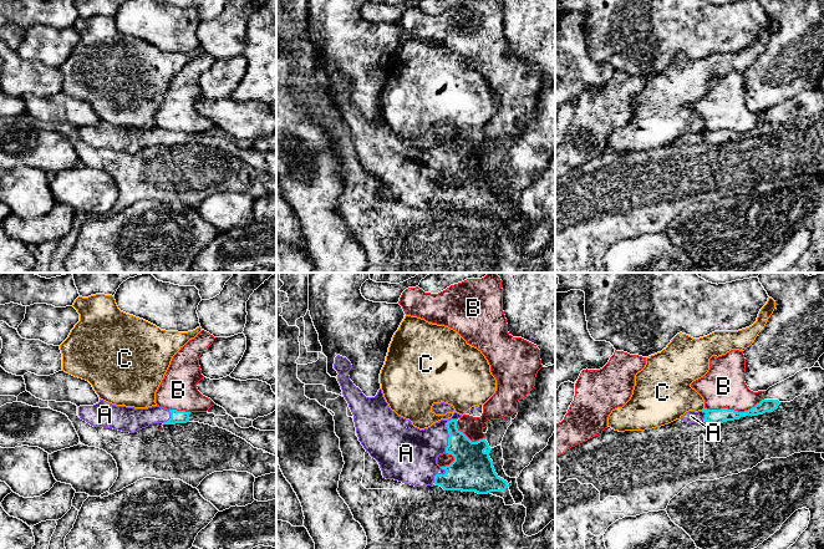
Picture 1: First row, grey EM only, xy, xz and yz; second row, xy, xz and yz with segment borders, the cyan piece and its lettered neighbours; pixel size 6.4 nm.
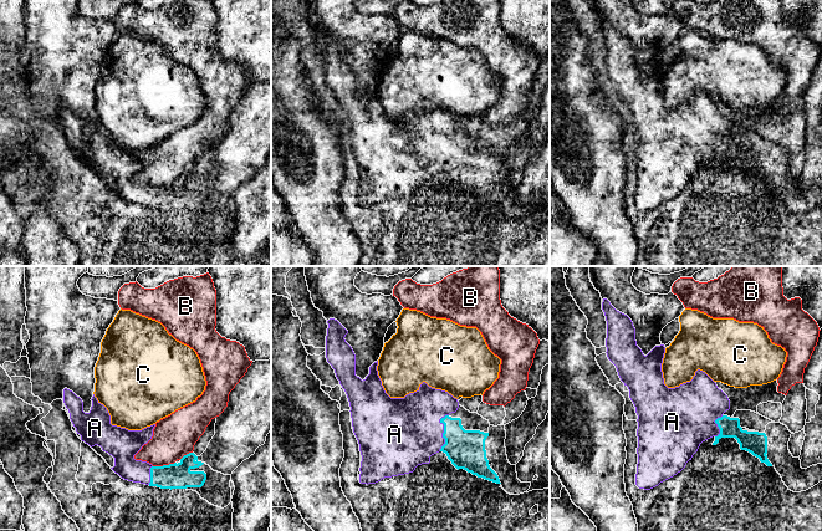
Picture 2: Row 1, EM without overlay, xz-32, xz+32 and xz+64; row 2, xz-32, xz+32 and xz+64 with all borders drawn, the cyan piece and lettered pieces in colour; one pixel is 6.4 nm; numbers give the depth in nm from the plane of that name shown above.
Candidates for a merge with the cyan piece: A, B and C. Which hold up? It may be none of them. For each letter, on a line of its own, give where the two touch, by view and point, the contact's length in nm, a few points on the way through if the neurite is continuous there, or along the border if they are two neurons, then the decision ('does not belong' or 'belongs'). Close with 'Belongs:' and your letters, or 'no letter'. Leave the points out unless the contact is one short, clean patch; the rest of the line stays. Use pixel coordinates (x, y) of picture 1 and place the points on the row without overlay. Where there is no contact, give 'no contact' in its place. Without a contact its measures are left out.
A: xz (448, 154) | 240 nm | across xz (471, 186), (468, 176), (448, 154), (415, 172) | belongs
B: yz (733, 131) | 380 nm | does not belong
C: no contact | does not belong
Belongs: A

